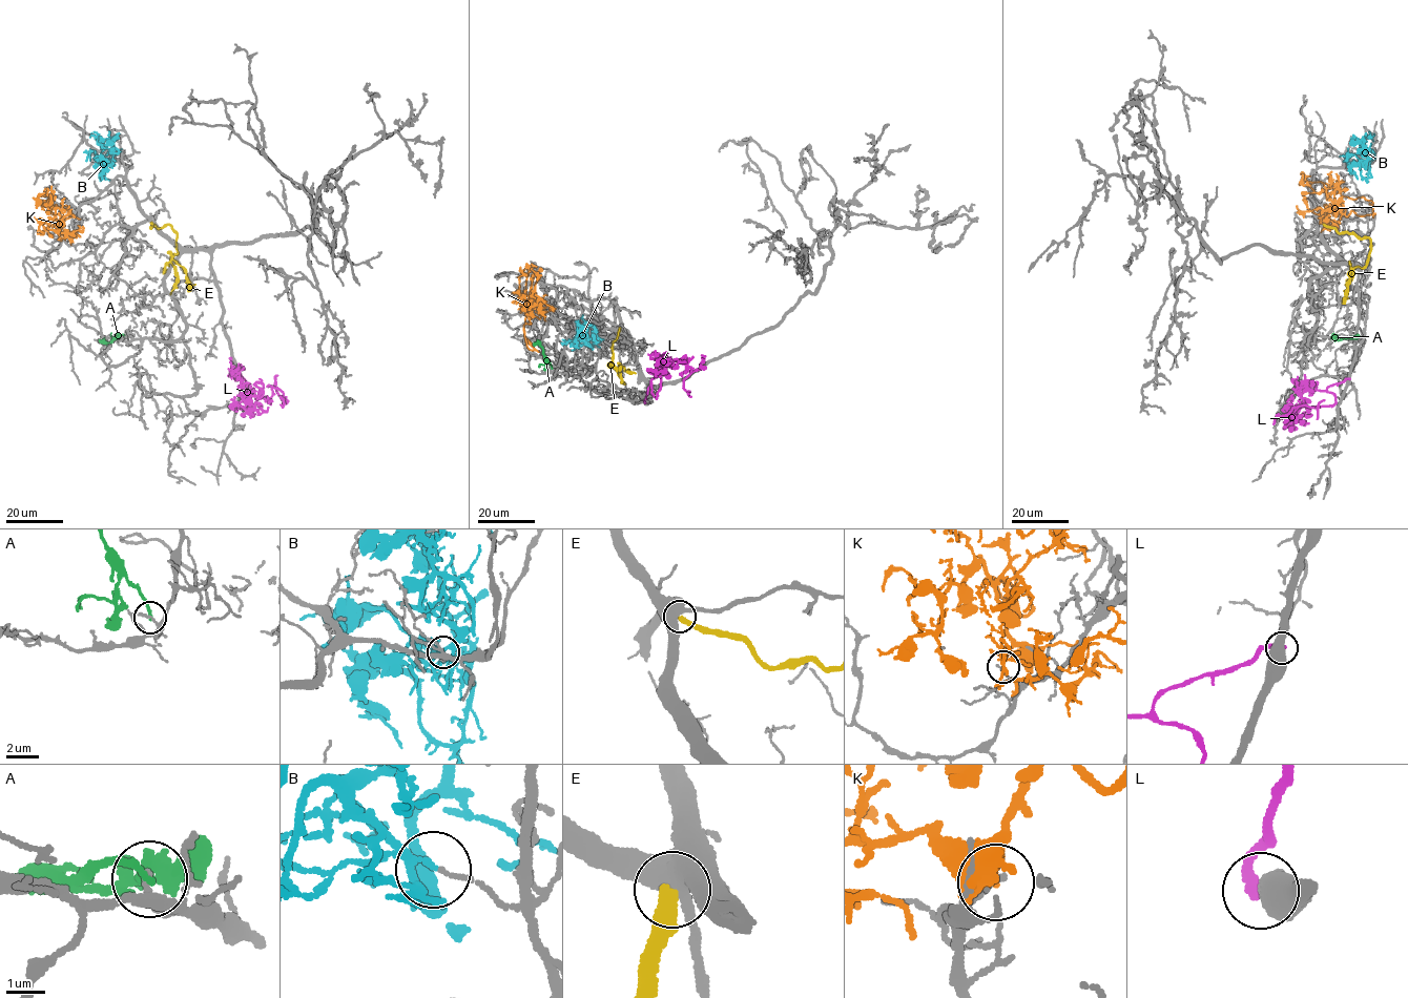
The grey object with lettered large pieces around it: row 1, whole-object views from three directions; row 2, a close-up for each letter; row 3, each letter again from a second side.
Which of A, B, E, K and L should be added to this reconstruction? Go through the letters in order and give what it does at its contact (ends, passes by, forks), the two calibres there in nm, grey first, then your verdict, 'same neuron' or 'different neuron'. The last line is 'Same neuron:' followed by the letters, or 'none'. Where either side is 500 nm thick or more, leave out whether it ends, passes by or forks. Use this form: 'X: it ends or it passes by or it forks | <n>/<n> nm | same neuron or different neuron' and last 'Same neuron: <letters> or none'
A: it ends | 170/170 nm | different neuron
B: it passes by | 100/150 nm | different neuron
E: 550/360 nm | different neuron
K: it ends | 140/120 nm | different neuron
L: 550/320 nm | different neuron
Same neuron: none

